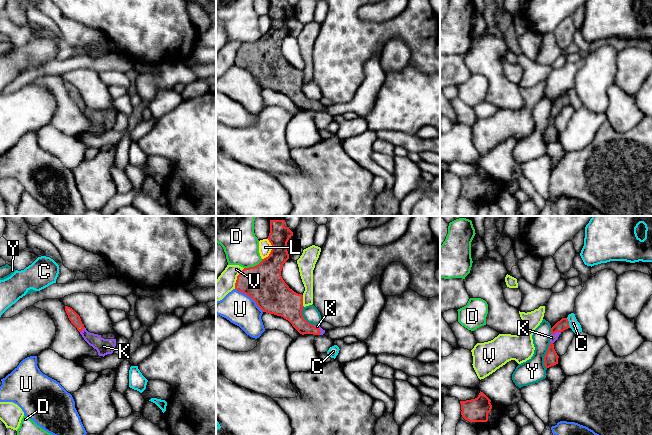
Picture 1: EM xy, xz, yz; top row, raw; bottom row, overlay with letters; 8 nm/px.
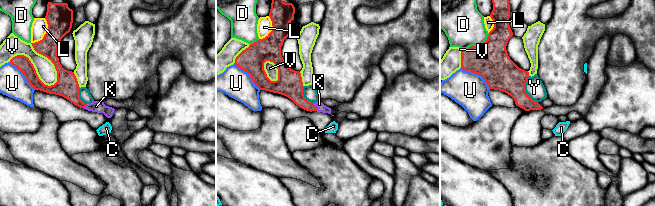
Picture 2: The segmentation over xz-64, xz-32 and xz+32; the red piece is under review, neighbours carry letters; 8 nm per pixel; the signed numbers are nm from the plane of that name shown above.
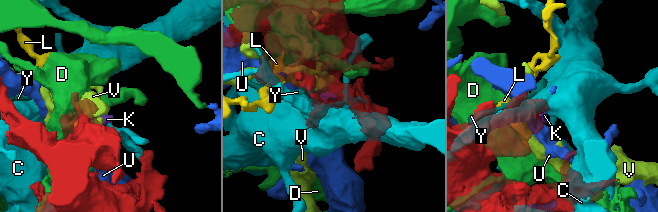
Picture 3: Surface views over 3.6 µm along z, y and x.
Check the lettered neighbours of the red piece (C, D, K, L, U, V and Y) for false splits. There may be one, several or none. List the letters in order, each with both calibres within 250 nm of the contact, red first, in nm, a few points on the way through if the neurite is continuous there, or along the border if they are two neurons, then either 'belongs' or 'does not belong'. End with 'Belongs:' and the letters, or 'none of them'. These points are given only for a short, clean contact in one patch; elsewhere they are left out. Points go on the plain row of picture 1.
C: calibres 90 and 80 nm; does not belong
D: calibres 300 and 280 nm; does not belong
K: calibres 90 and 60 nm; way yz (563, 100), (555, 108), (553, 114); belongs
L: calibres 280 and 110 nm; border xz (267, 14), (271, 21), (271, 27), (262, 35); does not belong
U: calibres 300 and 260 nm; does not belong
V: calibres 300 and 160 nm; does not belong
Y: calibres 110 and 190 nm; does not belong
Belongs: K

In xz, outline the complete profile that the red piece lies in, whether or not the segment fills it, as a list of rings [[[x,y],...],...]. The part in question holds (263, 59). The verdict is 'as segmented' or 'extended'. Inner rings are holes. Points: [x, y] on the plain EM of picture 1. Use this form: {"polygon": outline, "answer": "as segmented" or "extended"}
{"polygon": [[[270,0],[270,9],[267,15],[272,21],[272,26],[269,32],[254,43],[244,44],[237,52],[235,65],[251,73],[263,88],[288,96],[300,110],[323,111],[325,106],[304,95],[302,91],[303,71],[290,65],[281,52],[283,40],[289,35],[287,18],[291,12],[293,12],[293,8],[284,0]]], "answer": "extended"}

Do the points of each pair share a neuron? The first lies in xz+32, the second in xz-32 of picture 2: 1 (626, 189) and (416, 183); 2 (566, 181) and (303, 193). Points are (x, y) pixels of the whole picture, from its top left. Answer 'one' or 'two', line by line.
1: two
2: one

